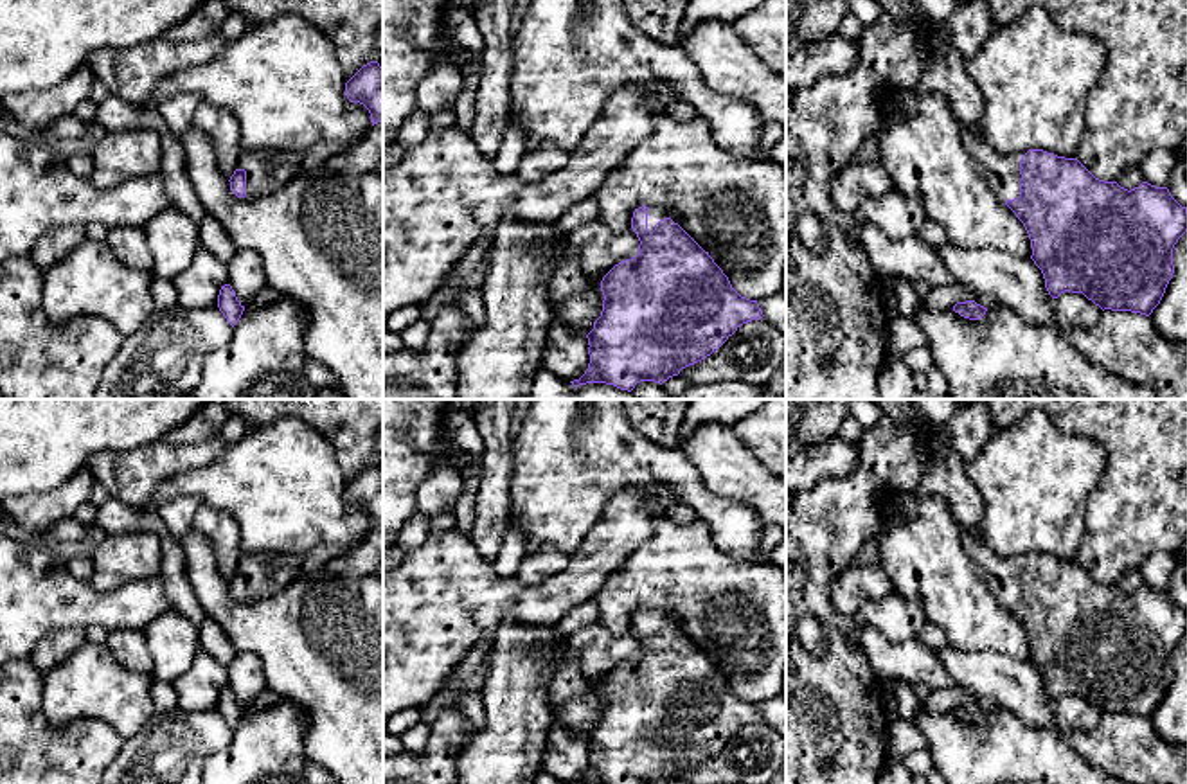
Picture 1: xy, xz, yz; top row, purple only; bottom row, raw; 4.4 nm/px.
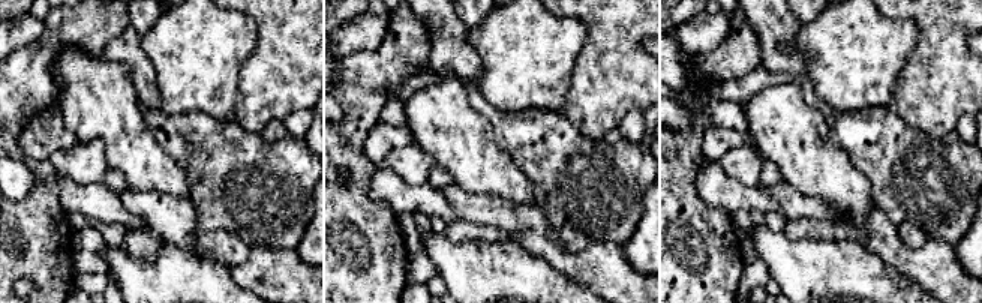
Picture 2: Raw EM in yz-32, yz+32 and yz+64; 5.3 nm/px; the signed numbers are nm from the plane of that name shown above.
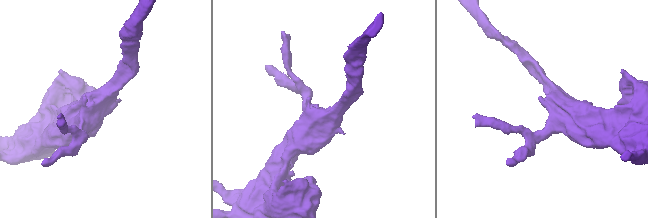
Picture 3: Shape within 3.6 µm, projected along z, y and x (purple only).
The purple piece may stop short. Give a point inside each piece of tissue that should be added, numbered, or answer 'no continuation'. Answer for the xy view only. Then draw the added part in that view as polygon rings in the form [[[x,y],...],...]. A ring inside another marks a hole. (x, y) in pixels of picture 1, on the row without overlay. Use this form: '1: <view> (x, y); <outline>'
1: xy (267, 572); [[[252,554],[246,561],[246,597],[259,599],[300,575],[322,570],[322,554]]]

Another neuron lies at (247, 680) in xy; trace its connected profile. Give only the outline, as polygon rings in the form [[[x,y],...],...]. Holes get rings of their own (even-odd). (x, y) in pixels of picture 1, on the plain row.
[[[237,651],[228,664],[228,687],[241,708],[252,708],[254,699],[268,689],[263,662],[254,653]]]

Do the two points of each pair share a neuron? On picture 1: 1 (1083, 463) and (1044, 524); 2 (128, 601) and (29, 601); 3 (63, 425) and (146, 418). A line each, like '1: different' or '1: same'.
1: same
2: same
3: same

